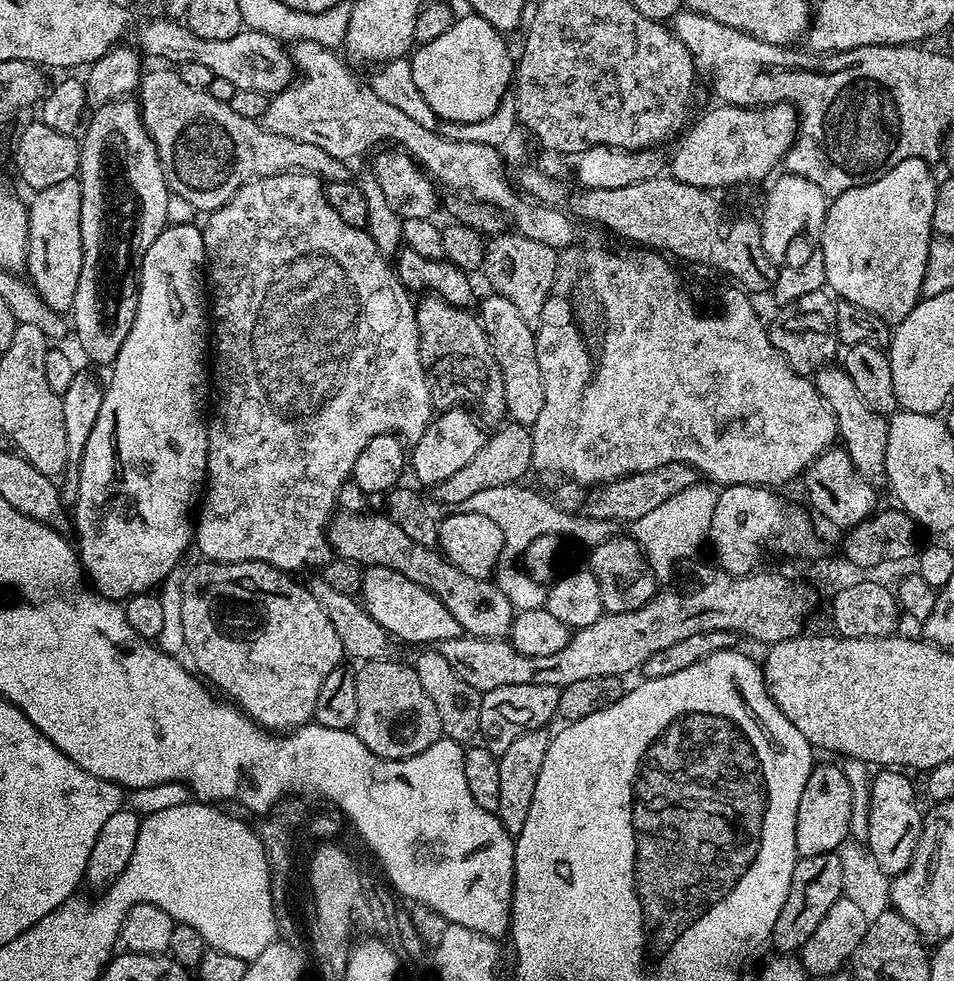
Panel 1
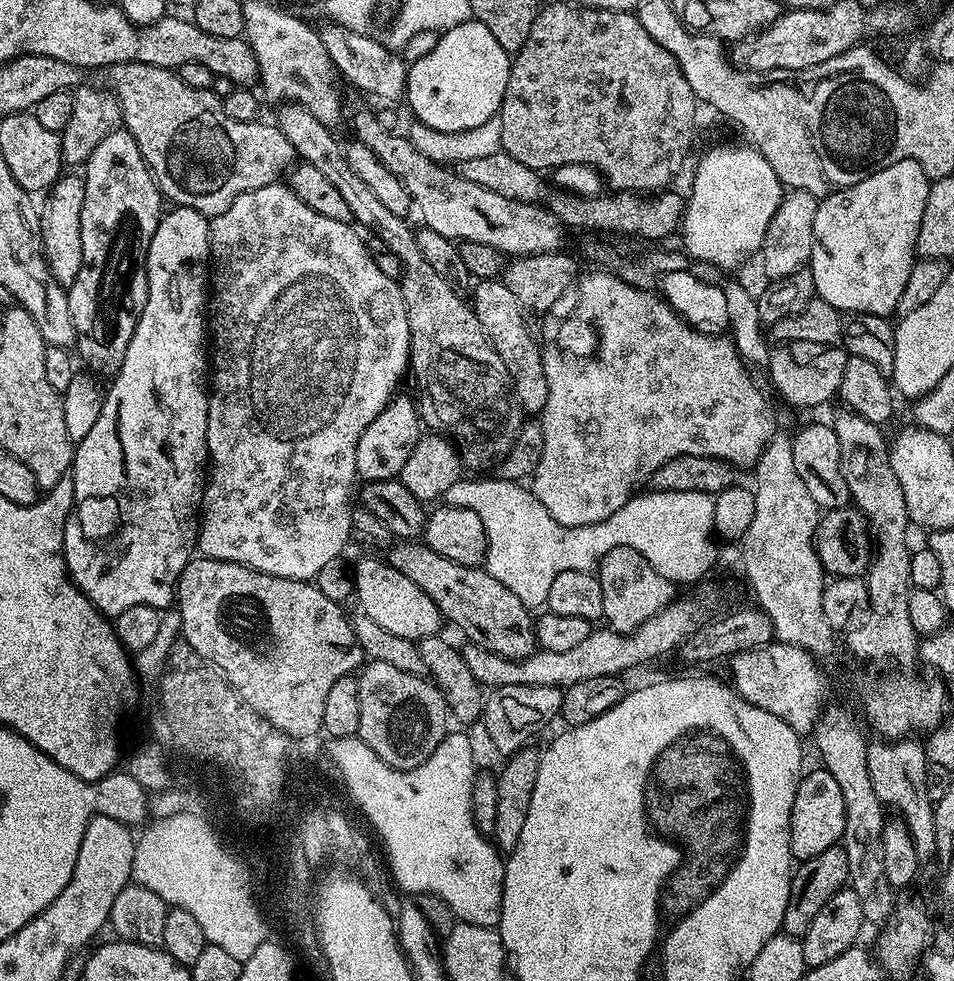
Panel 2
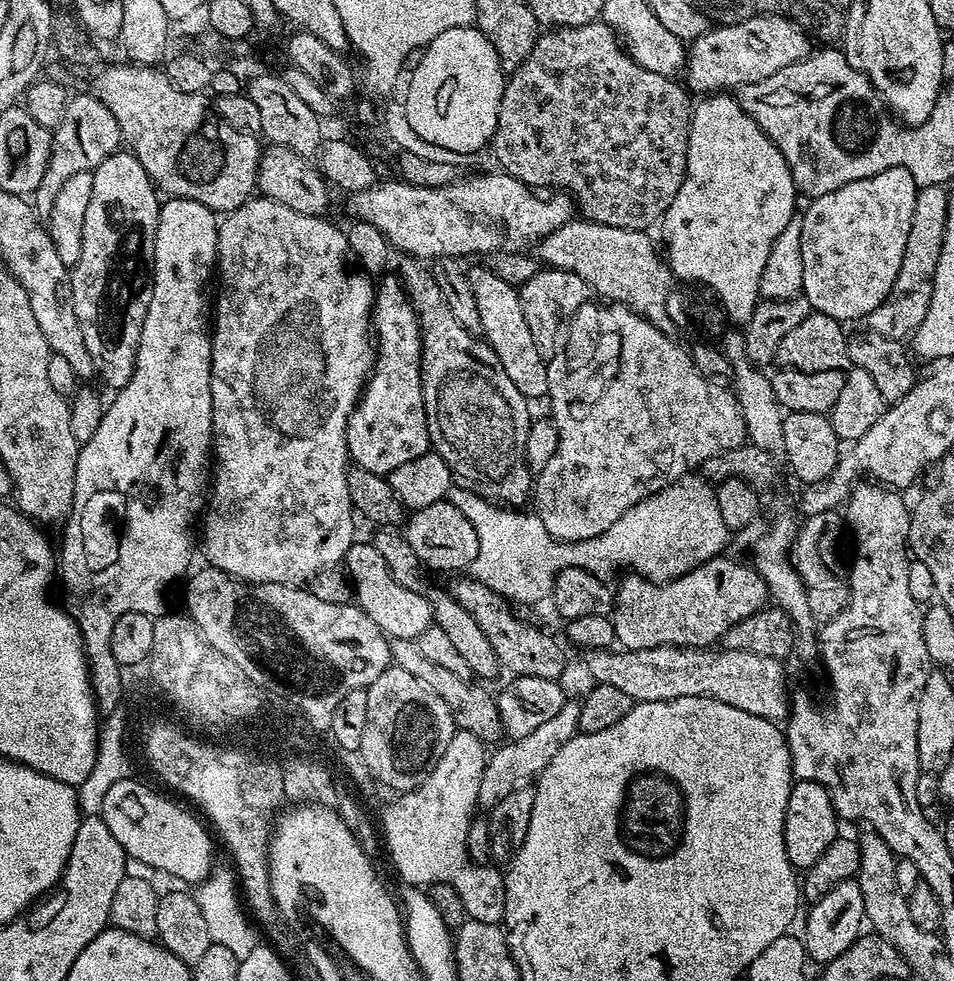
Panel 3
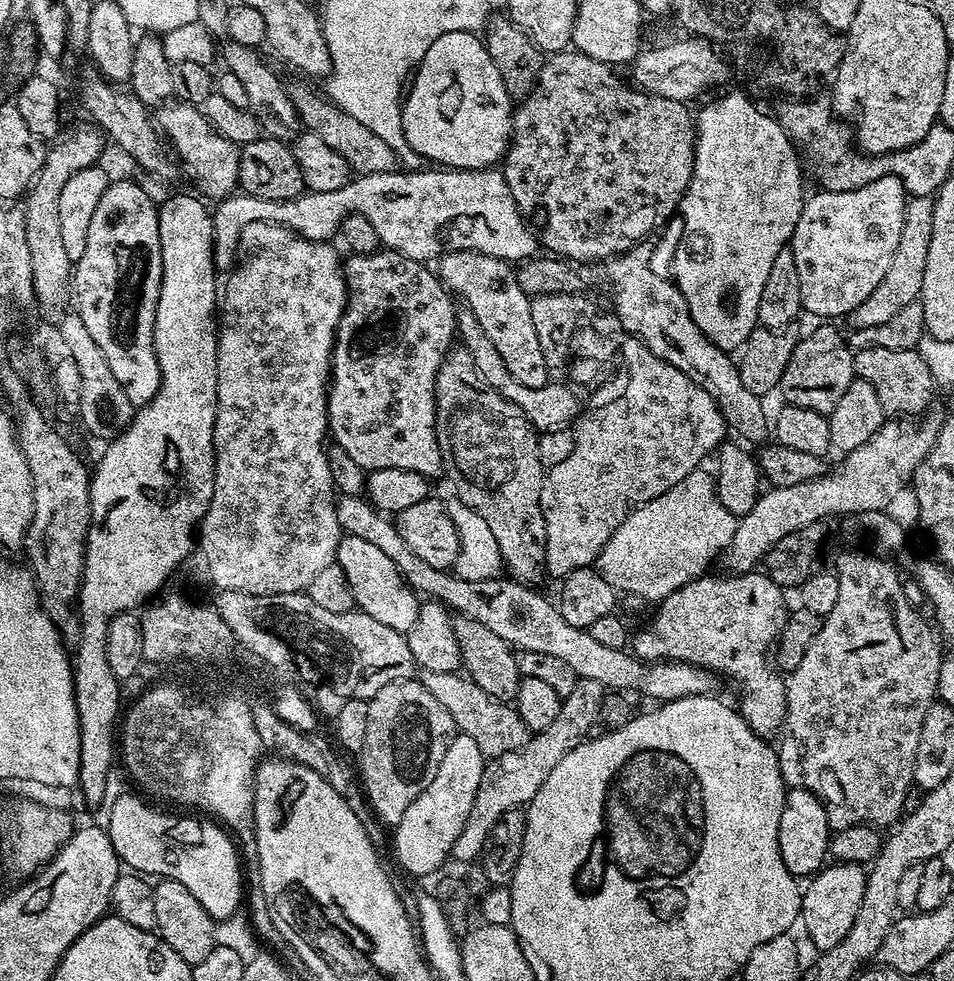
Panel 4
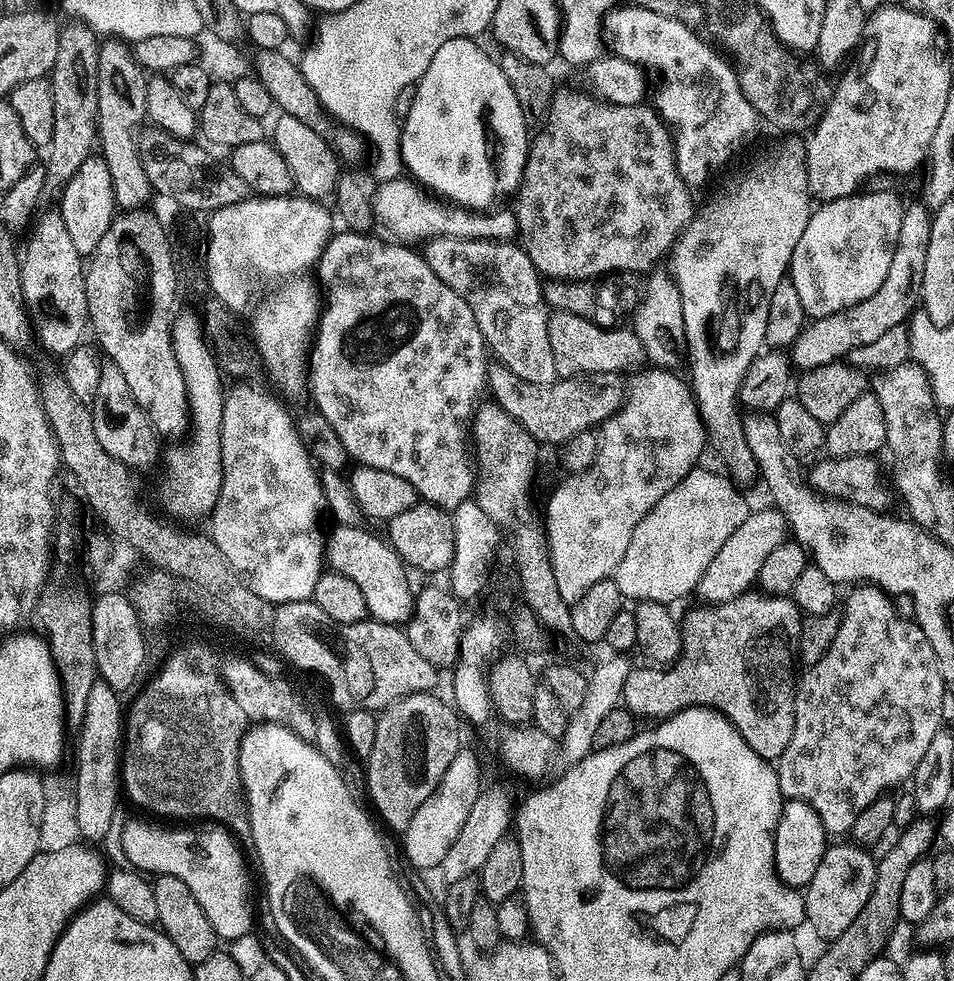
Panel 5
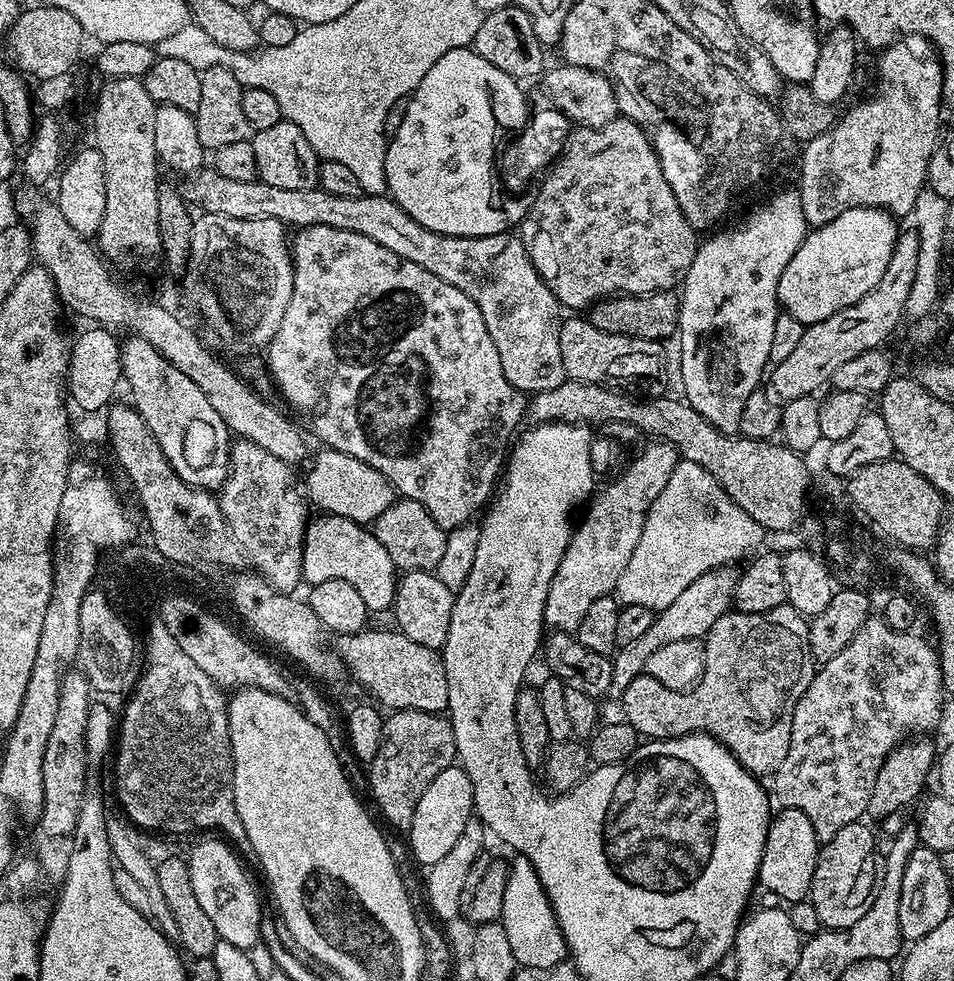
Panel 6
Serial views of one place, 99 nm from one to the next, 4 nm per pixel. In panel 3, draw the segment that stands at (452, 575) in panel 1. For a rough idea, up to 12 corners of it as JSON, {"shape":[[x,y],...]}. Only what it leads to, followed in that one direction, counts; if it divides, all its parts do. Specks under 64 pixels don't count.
{"shape":[[460,574],[452,596],[474,614],[501,669],[559,681],[565,645]]}

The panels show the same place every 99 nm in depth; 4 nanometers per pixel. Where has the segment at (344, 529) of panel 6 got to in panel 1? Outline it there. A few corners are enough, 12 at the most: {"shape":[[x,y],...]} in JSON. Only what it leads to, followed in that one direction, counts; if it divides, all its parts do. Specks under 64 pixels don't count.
{"shape":[[365,567],[359,595],[397,641],[436,646],[461,635],[430,590]]}

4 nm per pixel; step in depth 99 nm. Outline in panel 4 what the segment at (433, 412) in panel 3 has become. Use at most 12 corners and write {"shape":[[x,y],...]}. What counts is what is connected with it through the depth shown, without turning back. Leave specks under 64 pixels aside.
{"shape":[[462,346],[436,371],[455,499],[507,575],[546,576],[538,433]]}

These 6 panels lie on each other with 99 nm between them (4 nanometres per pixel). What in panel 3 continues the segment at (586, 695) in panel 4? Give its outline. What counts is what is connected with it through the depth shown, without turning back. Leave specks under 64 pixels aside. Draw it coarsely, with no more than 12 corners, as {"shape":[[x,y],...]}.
{"shape":[[580,700],[484,761],[479,807],[490,810],[580,732]]}

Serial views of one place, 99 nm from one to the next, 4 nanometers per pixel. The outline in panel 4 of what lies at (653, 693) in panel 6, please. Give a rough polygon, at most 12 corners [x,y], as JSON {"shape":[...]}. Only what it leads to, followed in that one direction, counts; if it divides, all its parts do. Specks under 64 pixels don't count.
{"shape":[[760,570],[686,582],[630,648],[740,687],[772,738],[786,718],[770,653],[790,607]]}

